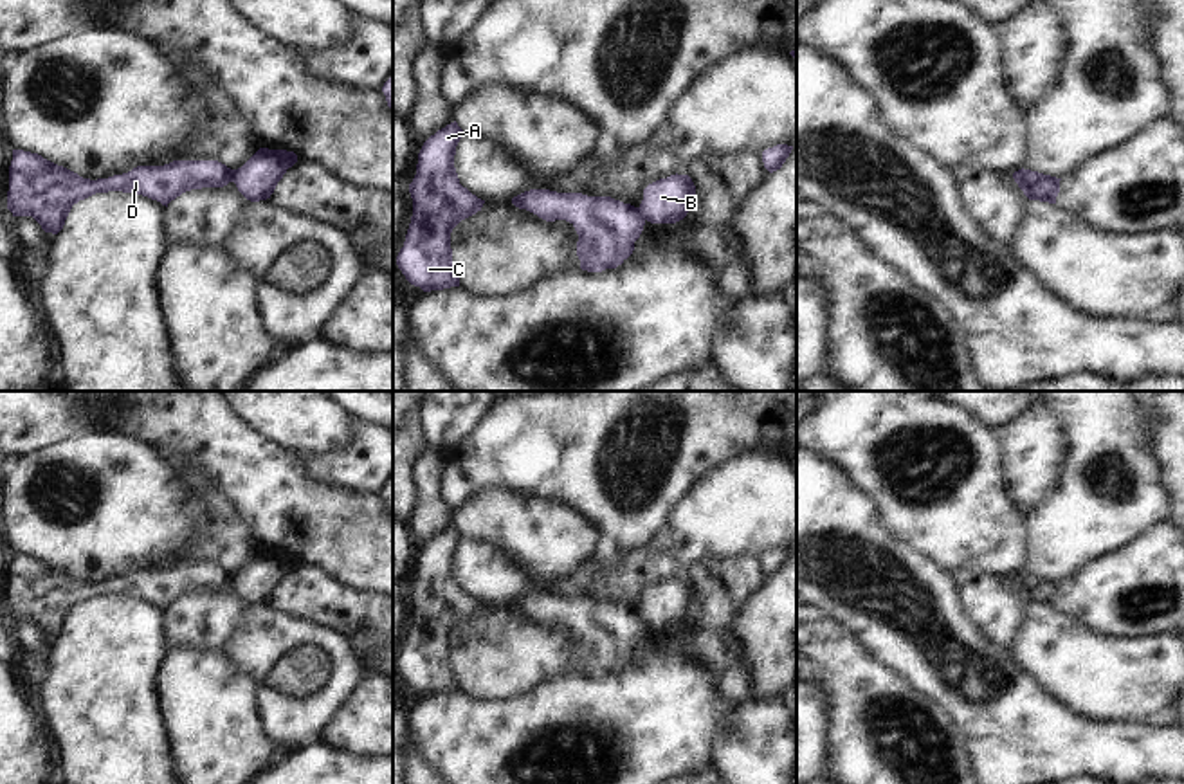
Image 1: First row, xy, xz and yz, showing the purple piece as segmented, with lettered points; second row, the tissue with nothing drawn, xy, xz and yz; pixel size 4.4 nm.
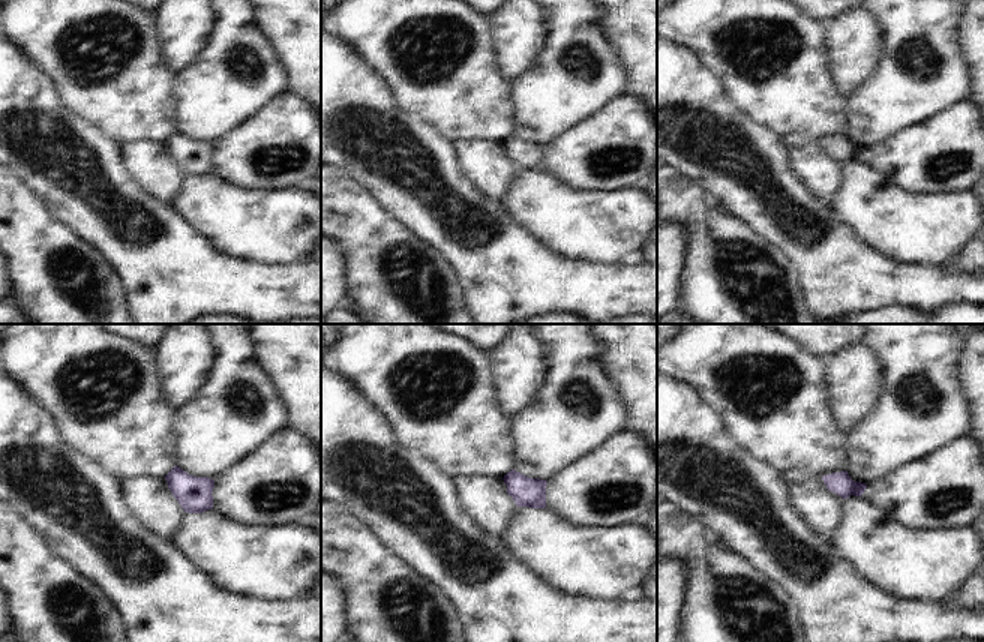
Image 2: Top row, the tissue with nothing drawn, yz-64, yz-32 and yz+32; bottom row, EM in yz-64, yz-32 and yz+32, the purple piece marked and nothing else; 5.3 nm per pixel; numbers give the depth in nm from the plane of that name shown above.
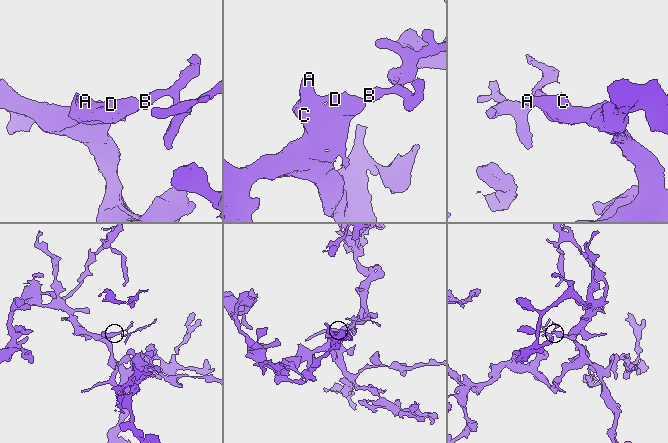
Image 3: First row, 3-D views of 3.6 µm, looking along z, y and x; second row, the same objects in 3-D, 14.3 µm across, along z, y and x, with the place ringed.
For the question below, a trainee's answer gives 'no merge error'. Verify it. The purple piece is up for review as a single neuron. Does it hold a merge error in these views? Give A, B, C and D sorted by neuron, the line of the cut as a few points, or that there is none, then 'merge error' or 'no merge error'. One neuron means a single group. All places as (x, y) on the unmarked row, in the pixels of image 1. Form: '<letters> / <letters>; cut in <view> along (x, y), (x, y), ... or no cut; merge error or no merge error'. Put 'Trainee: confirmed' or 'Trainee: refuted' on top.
Trainee: refuted
A C D / B; cut in xy along (235, 574), (236, 586); merge error

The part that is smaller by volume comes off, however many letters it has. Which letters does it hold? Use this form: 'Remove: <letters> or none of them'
Remove: B

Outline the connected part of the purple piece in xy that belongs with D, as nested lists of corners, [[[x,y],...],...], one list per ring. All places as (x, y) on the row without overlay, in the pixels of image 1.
[[[13,553],[7,613],[13,620],[32,620],[45,636],[58,638],[72,609],[96,597],[137,597],[168,611],[186,595],[223,591],[236,582],[236,573],[218,564],[173,564],[90,584],[38,557]]]

